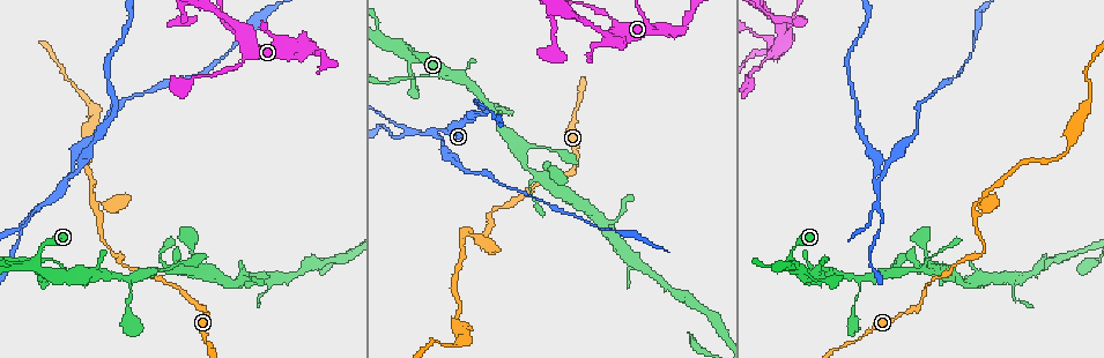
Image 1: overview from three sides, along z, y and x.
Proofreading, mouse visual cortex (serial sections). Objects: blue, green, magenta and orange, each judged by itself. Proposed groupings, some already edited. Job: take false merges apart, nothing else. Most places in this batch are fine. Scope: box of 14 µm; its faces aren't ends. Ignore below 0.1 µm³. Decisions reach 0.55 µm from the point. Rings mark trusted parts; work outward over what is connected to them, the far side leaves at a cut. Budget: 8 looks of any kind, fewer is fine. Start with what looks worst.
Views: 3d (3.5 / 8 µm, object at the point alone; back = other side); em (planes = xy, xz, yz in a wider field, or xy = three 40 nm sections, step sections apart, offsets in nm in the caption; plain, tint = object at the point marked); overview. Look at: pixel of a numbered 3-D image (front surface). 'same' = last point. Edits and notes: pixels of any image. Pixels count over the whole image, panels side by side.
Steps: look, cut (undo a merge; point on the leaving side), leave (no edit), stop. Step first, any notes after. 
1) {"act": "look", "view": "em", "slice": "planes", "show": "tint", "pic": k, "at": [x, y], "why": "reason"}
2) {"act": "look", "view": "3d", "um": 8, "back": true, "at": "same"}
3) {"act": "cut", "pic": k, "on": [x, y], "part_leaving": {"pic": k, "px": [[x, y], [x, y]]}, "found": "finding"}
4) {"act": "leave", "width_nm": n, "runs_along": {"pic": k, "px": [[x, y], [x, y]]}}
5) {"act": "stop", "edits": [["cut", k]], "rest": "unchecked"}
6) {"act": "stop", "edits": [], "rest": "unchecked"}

{"act": "look", "view": "3d", "um": 3.5, "pic": 1, "at": [816, 273], "why": "three arms meet"}

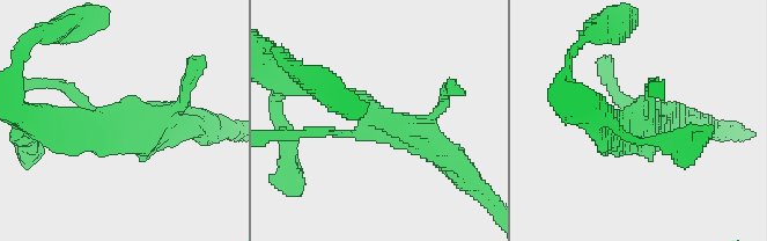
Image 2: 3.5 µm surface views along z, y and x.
{"act": "leave", "runs_along": {"pic": 2, "px": [[305, 84], [352, 99], [441, 154]]}, "found": "one cell here"}

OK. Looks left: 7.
{"act": "look", "view": "3d", "um": 3.5, "pic": 1, "at": [857, 278], "why": "three-way junction"}

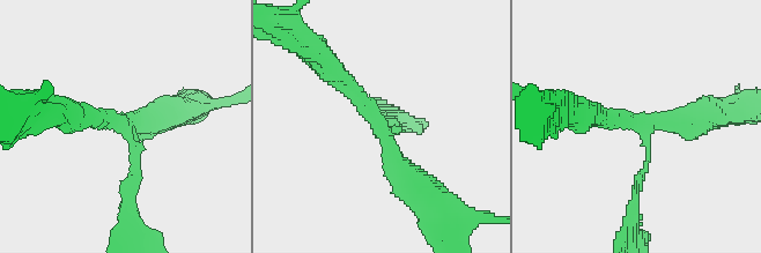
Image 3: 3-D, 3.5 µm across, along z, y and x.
{"act": "look", "view": "em", "slice": "xy", "step": 5, "show": "tint", "pic": 3, "at": [121, 122], "arms": 3, "arm_widths_nm": [100, 250, 350], "why": "need the tissue"}

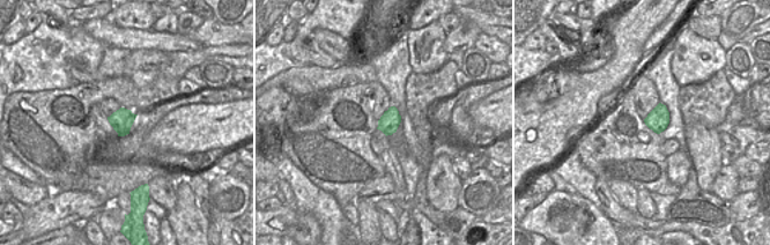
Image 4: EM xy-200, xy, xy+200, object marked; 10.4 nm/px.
{"act": "leave", "runs_along": {"pic": 3, "px": [[332, 69], [421, 187]]}, "found": "one cell here"}

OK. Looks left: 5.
{"act": "look", "view": "3d", "um": 3.5, "pic": 1, "at": [783, 28], "why": "thin arm on a thick one"}

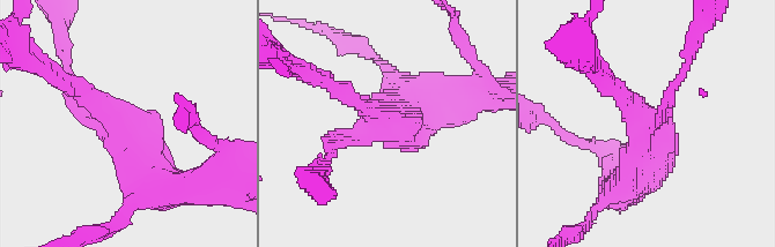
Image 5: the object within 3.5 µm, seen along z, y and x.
{"act": "look", "view": "em", "slice": "xy", "step": 5, "show": "tint", "pic": 5, "at": [381, 118], "arms": 3, "arm_widths_nm": [150, 250, 450]}

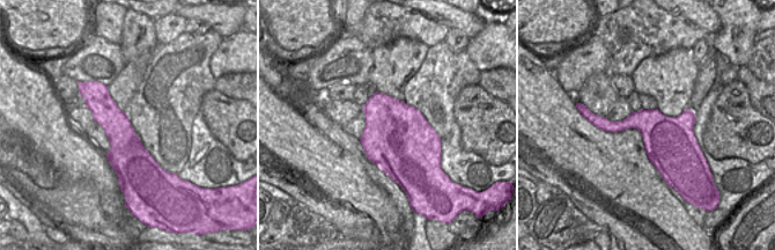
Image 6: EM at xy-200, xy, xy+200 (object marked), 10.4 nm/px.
{"act": "leave", "runs_along": {"pic": 5, "px": [[163, 182], [149, 154], [67, 83]]}, "found": "all the same cell"}

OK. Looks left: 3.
{"act": "stop", "edits": [], "rest": "unchecked"}

